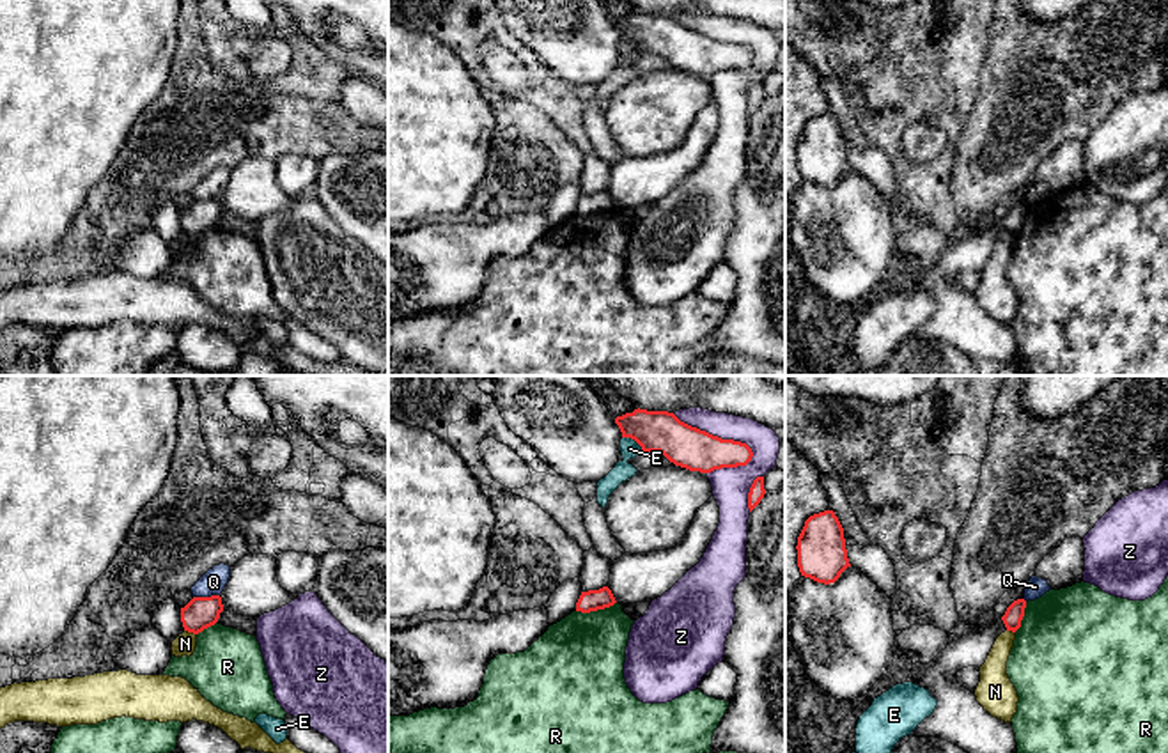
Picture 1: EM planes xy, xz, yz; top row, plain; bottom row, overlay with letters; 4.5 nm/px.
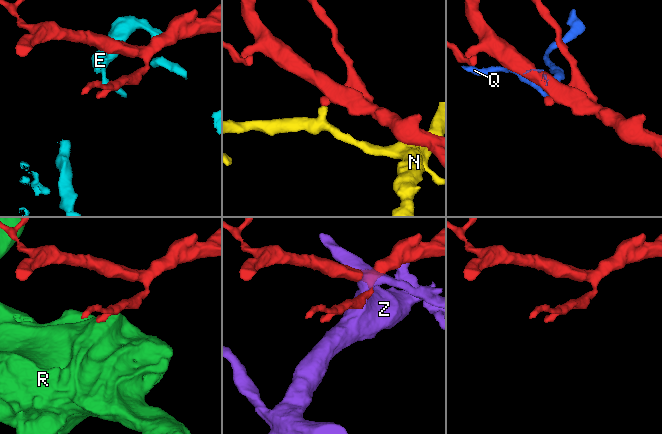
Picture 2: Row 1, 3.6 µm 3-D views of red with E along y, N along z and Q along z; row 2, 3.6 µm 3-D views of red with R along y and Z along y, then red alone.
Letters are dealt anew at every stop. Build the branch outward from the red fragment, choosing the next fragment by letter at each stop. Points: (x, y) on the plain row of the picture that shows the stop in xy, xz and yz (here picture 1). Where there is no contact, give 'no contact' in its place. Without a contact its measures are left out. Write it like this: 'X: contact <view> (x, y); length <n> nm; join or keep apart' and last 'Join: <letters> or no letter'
E: contact xz (633, 41); length 120 nm; keep apart
N: contact xy (190, 234); length 60 nm; keep apart
Q: contact xy (206, 201); length 120 nm; keep apart
R: contact xz (596, 213); length 190 nm; keep apart
Z: contact xz (716, 39); length 420 nm; keep apart
Join: no letter

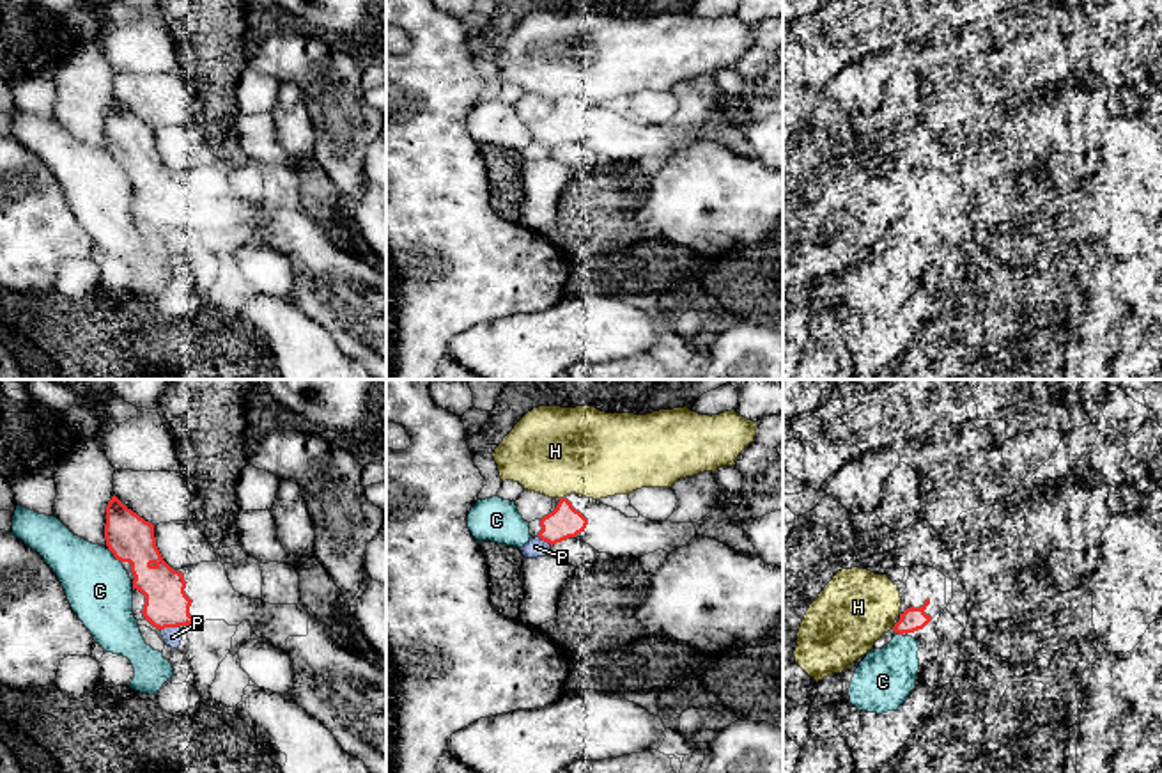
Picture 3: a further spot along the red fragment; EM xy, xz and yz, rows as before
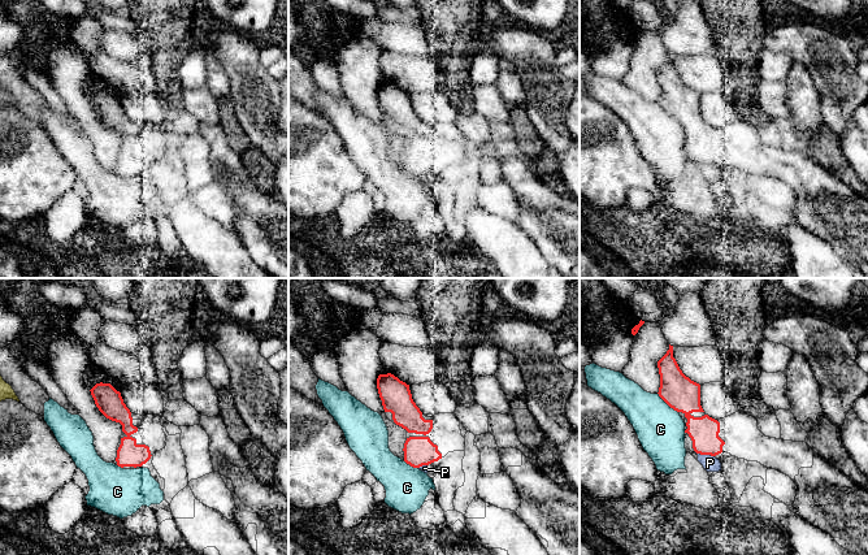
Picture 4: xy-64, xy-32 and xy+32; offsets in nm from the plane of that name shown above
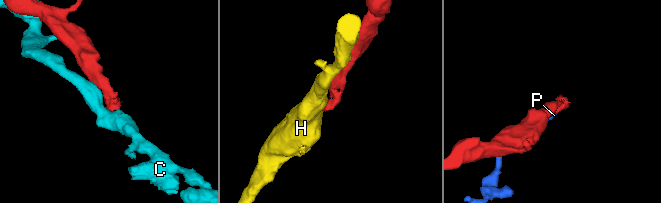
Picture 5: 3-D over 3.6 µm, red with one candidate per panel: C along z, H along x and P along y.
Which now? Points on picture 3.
C: contact xy (114, 158); length 90 nm; keep apart
H: contact yz (895, 229); length 30 nm; keep apart
P: contact xy (169, 229); length 80 nm; keep apart
Join: no letter

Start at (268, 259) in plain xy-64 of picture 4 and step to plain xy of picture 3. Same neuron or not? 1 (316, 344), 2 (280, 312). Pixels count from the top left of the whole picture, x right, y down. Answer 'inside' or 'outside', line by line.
1: outside
2: outside

